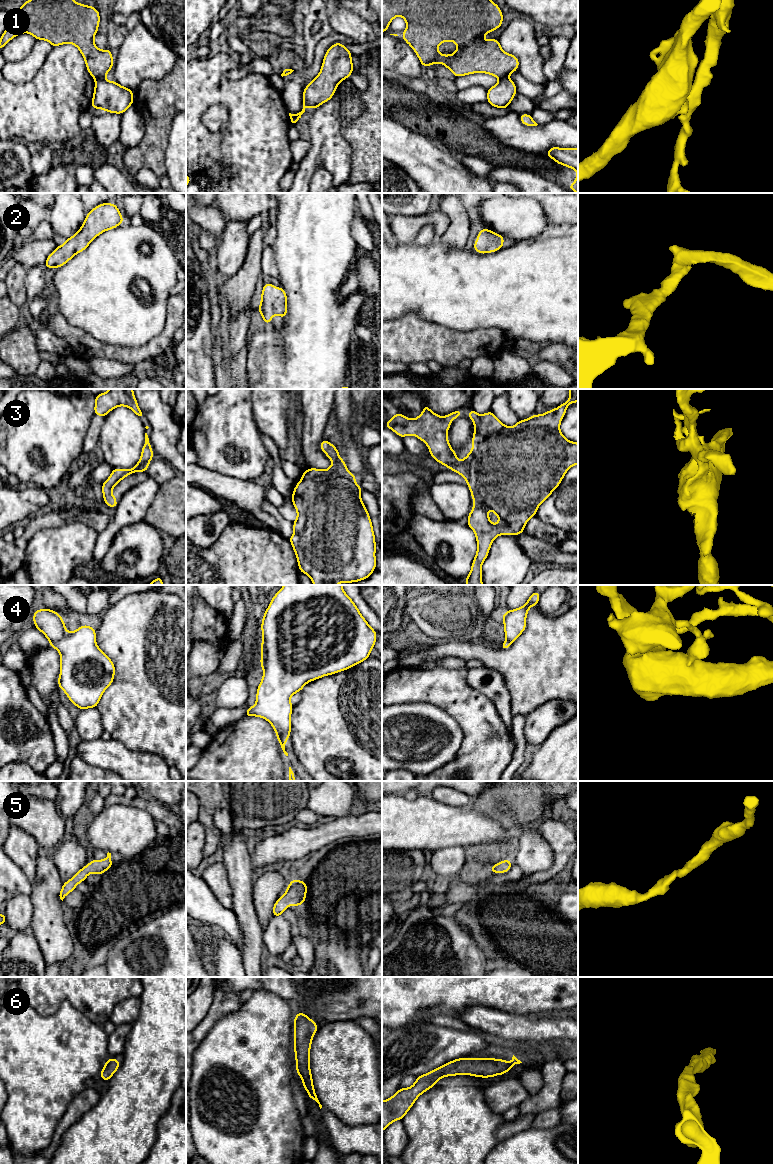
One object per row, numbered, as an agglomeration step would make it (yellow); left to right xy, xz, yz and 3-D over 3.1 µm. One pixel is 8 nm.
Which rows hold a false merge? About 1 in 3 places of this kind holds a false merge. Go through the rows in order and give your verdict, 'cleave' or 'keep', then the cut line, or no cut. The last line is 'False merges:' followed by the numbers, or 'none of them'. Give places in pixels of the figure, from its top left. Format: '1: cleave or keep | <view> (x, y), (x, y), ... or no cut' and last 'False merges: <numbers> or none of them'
1: cleave | xy (103, 77), (95, 79)
2: keep | no cut
3: keep | no cut
4: cleave | xy (67, 632), (57, 640), (50, 642)
5: keep | no cut
6: keep | no cut
False merges: 1, 4

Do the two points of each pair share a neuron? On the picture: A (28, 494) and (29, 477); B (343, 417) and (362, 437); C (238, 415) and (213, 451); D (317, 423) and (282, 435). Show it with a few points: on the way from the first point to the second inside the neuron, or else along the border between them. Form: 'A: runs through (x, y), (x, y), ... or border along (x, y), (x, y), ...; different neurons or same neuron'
A: border along (21, 484), (38, 485), (46, 490); different neurons
B: border along (355, 425), (354, 438), (362, 448); different neurons
C: runs through (229, 424), (229, 435), (222, 442); same neuron
D: border along (299, 427), (296, 439); different neurons

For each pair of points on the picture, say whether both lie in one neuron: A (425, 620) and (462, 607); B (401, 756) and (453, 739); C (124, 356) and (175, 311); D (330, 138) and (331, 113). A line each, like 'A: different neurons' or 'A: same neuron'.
A: same neuron
B: same neuron
C: same neuron
D: same neuron

